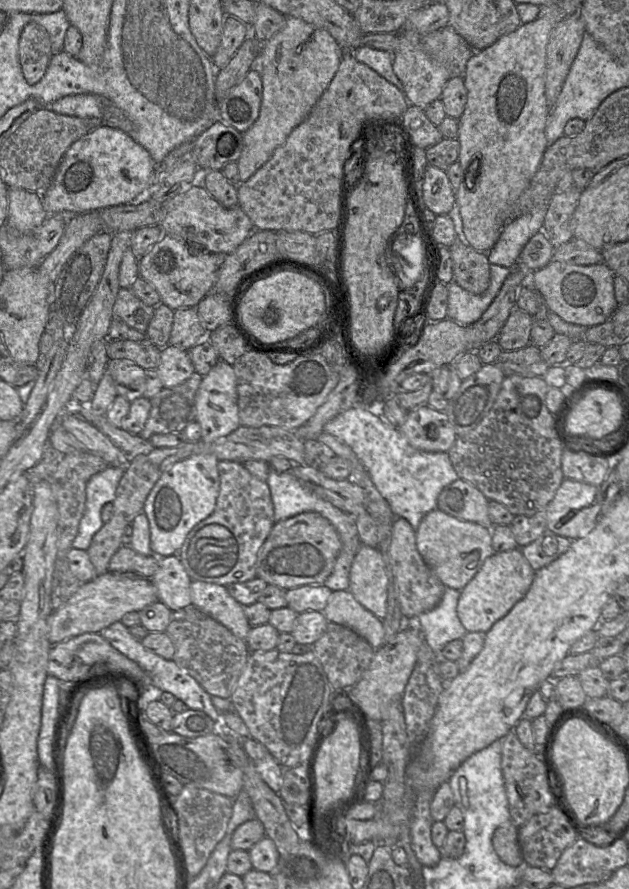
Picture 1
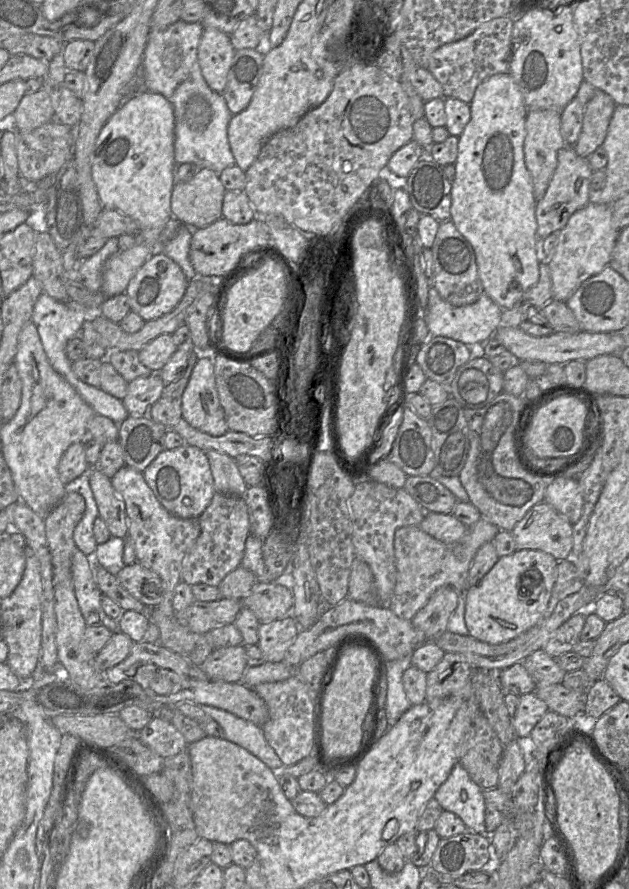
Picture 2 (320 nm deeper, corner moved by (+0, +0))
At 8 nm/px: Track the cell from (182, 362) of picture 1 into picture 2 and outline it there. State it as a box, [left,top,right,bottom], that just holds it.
[122,373,165,417]

